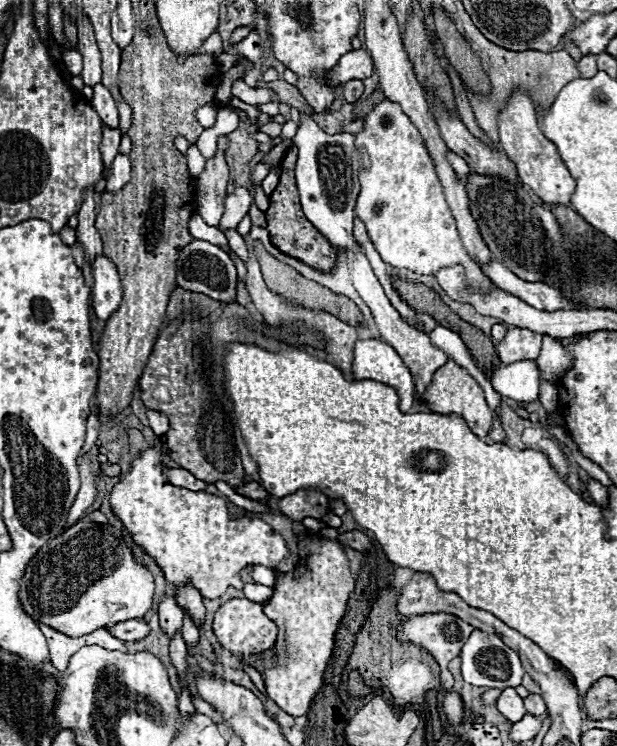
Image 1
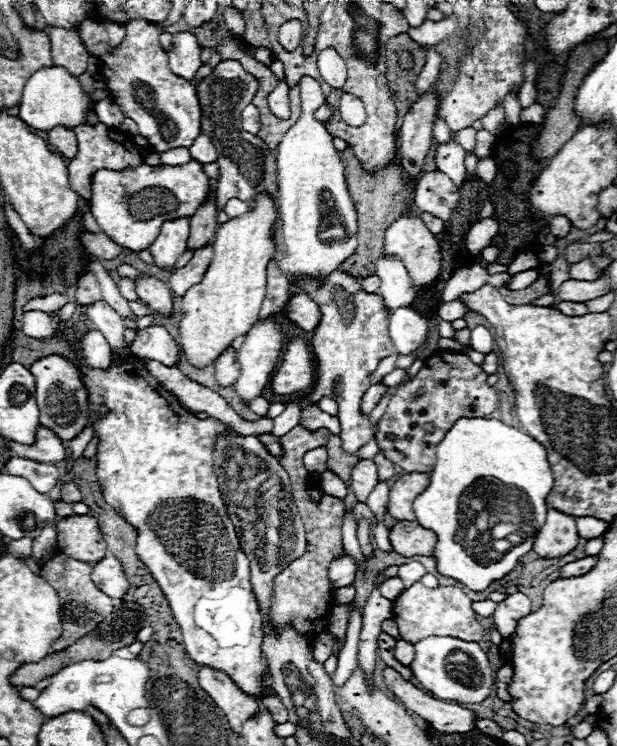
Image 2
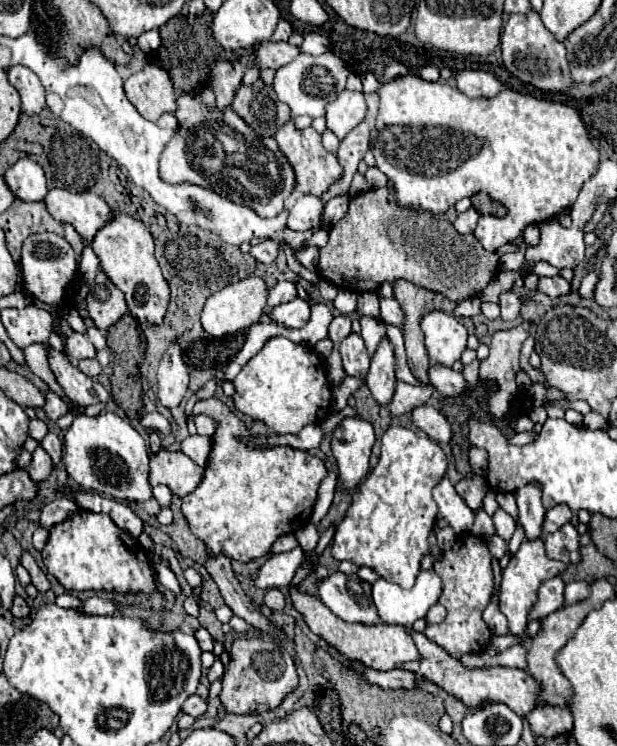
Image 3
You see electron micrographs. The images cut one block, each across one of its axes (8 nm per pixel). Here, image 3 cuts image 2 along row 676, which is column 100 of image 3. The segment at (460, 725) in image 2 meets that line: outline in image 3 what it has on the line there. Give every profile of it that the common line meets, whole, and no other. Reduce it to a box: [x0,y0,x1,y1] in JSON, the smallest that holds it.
[50,348,110,408]

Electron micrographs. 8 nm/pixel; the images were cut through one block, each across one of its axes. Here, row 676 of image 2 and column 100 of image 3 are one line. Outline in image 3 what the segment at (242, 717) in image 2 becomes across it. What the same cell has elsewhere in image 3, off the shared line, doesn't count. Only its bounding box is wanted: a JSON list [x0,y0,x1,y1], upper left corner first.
[44,188,112,242]

